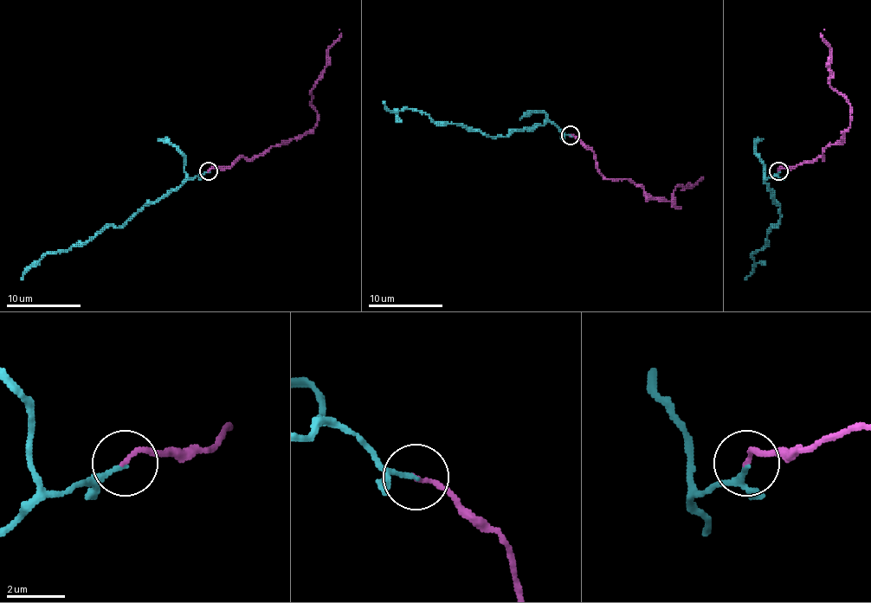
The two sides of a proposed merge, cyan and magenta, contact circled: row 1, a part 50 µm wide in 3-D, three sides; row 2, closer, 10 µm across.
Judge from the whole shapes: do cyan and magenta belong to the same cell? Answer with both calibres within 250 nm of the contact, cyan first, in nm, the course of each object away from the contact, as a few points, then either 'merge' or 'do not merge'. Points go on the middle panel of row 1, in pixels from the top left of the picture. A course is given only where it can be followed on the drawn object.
140/140 nm | cyan via (570, 135), (547, 122), (487, 137), (407, 109), (390, 111), (383, 101) | magenta via (570, 135), (594, 153), (607, 179), (629, 179), (679, 207), (674, 207), (674, 190), (701, 181) | merge

